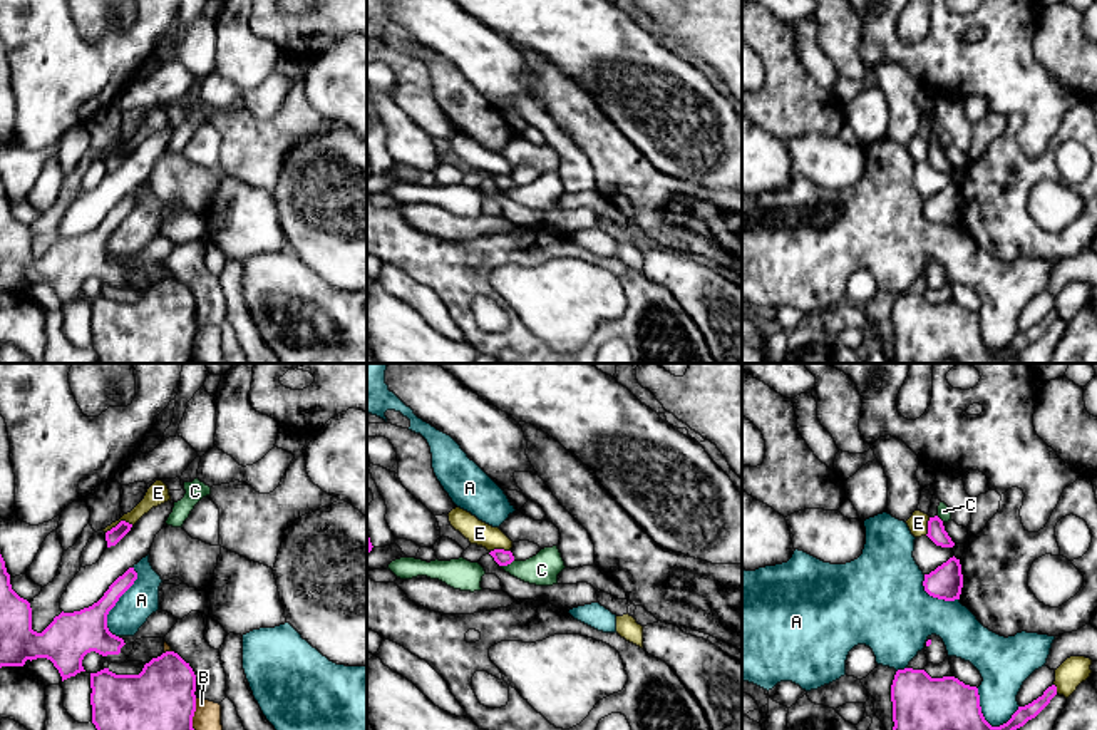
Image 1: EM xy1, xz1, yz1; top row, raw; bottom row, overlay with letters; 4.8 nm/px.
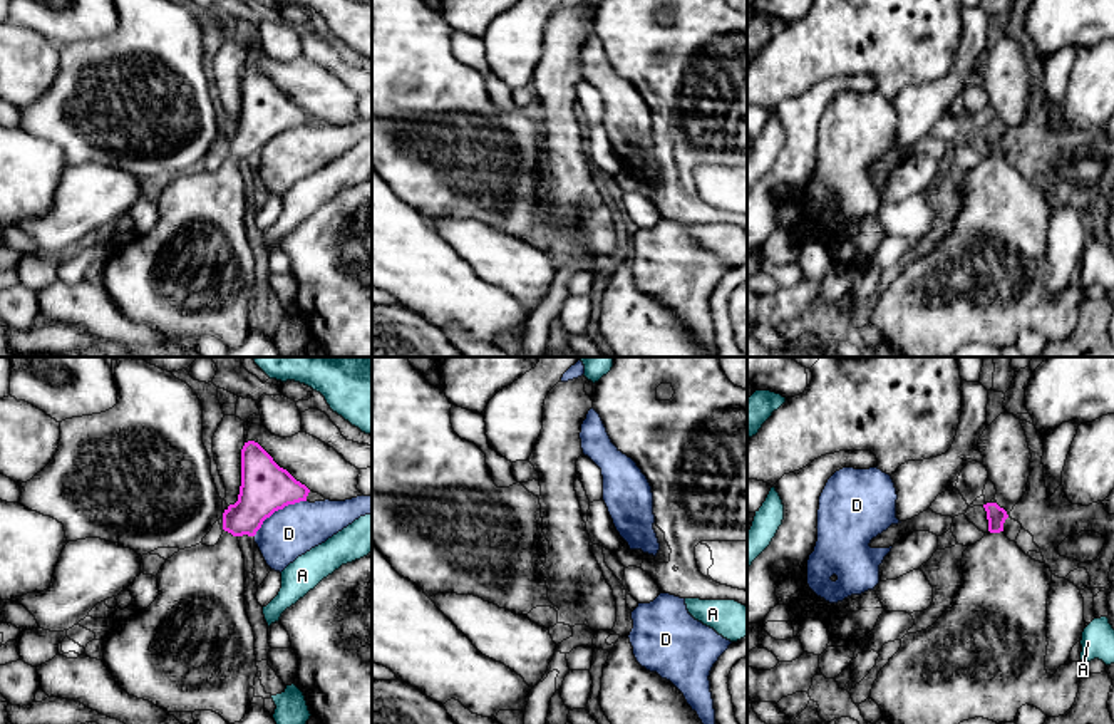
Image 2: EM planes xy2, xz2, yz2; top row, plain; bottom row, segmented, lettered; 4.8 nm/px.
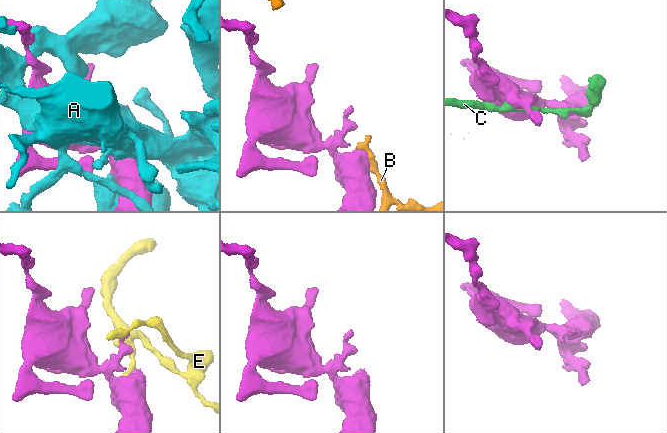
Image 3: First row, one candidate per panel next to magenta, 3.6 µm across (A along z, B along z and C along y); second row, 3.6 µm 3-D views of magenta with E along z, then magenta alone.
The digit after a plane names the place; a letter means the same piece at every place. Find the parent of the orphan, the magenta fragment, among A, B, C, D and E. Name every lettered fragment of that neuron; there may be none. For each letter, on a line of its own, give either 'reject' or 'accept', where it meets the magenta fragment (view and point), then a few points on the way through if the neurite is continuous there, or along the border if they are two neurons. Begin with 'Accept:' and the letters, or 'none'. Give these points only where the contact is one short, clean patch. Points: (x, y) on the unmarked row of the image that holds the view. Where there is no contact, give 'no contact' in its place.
Accept: none
A: reject; meets magenta in xy1 at (118, 225)
B: reject; meets magenta in xy1 at (193, 339)
C: reject; meets magenta in xz1 at (506, 190)
D: reject; meets magenta in xy2 at (277, 134)
E: reject; meets magenta in xy1 at (121, 146)

